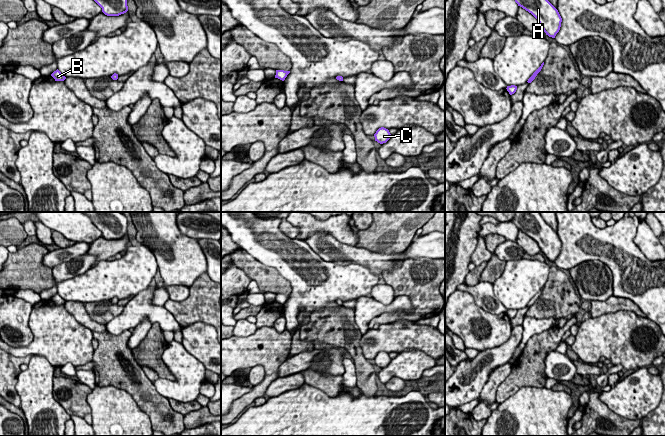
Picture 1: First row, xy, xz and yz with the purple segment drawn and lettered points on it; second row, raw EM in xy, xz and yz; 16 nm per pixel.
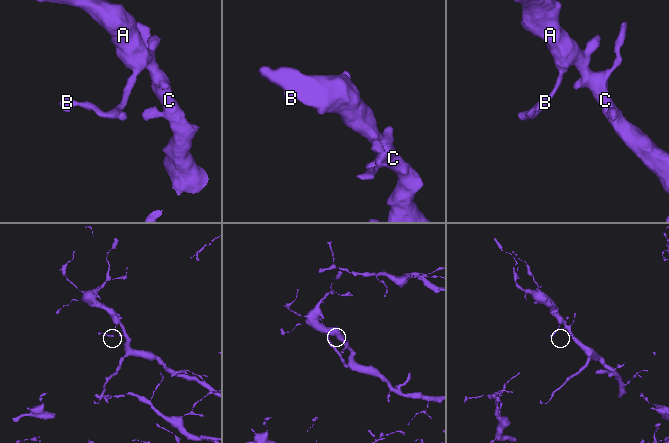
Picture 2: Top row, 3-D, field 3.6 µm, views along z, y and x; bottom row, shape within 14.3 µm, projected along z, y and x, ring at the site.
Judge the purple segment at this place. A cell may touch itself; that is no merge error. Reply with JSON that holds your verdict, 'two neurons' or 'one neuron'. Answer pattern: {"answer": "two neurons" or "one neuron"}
{"answer": "two neurons"}

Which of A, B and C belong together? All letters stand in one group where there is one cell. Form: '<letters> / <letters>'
A C / B

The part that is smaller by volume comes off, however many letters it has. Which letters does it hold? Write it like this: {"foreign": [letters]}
{"foreign": ["B"]}

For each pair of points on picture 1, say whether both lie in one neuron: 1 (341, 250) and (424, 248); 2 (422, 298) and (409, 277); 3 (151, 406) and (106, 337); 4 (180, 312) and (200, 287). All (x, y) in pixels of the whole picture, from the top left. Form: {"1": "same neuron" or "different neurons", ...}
{"1": "same neuron", "2": "same neuron", "3": "same neuron", "4": "same neuron"}

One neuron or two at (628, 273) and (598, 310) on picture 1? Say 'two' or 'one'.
two

